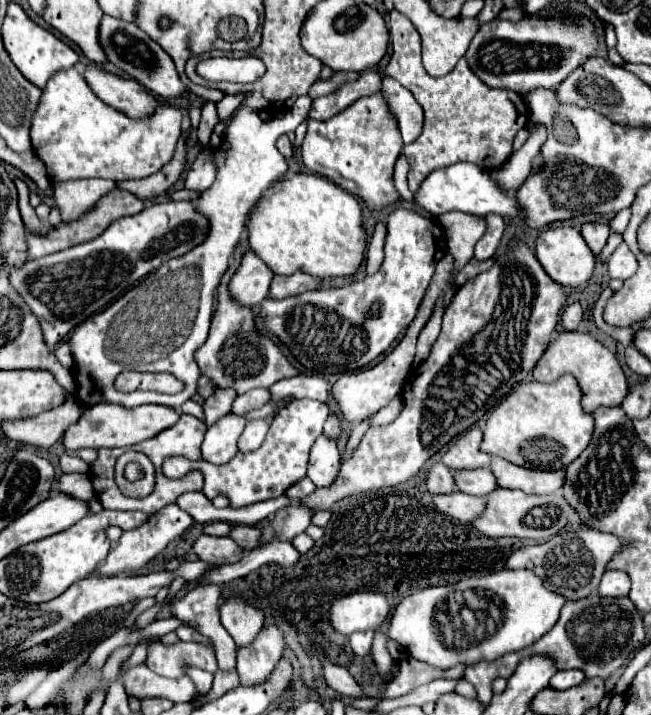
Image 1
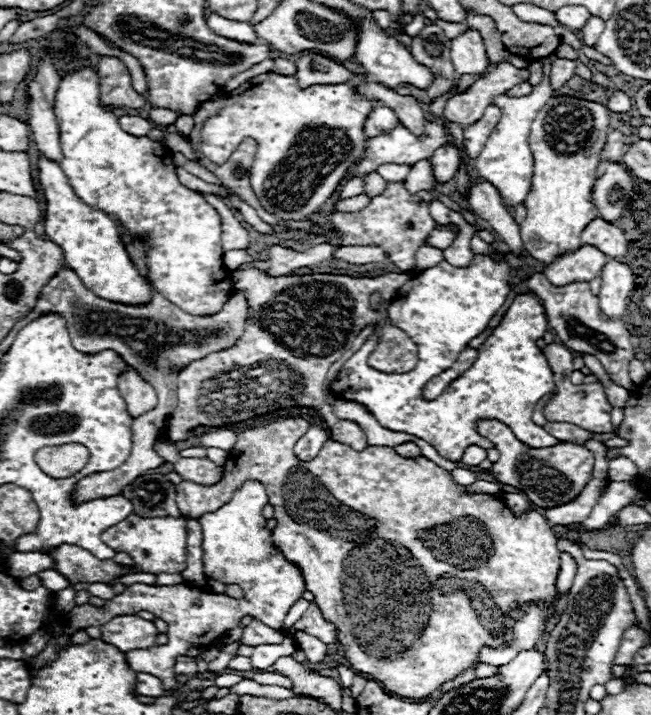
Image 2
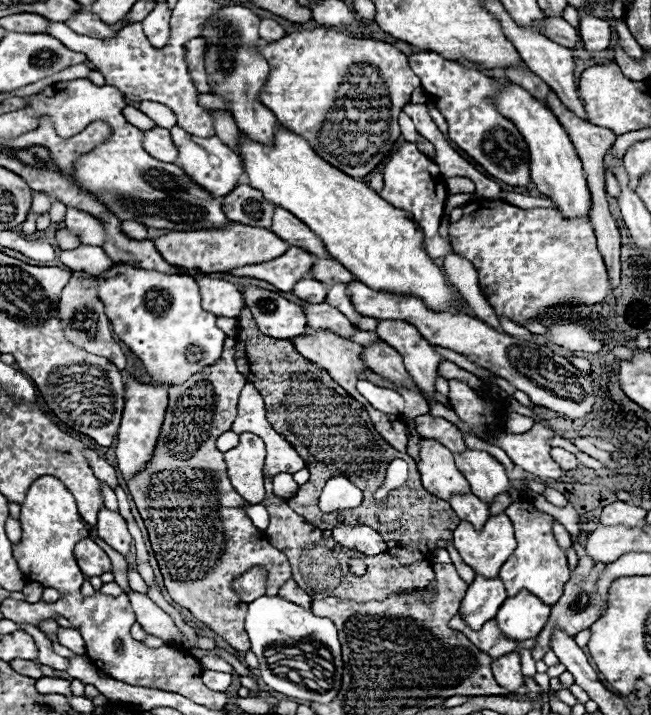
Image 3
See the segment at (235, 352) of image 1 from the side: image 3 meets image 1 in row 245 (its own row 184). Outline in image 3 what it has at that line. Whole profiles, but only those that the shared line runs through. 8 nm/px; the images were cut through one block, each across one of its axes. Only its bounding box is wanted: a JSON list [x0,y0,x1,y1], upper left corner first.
[224,184,274,228]

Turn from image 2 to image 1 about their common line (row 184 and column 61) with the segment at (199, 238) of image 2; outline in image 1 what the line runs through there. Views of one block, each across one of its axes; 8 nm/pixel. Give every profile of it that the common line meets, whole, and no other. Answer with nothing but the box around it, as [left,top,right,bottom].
[32,68,182,182]

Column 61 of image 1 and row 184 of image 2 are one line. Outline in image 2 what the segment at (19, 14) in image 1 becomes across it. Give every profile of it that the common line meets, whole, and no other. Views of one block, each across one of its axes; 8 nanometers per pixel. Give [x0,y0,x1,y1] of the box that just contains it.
[38,154,150,304]

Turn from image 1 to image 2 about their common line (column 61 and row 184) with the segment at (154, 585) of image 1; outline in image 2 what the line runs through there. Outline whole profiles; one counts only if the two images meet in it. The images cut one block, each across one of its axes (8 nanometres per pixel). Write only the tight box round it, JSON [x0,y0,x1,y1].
[592,162,634,222]

